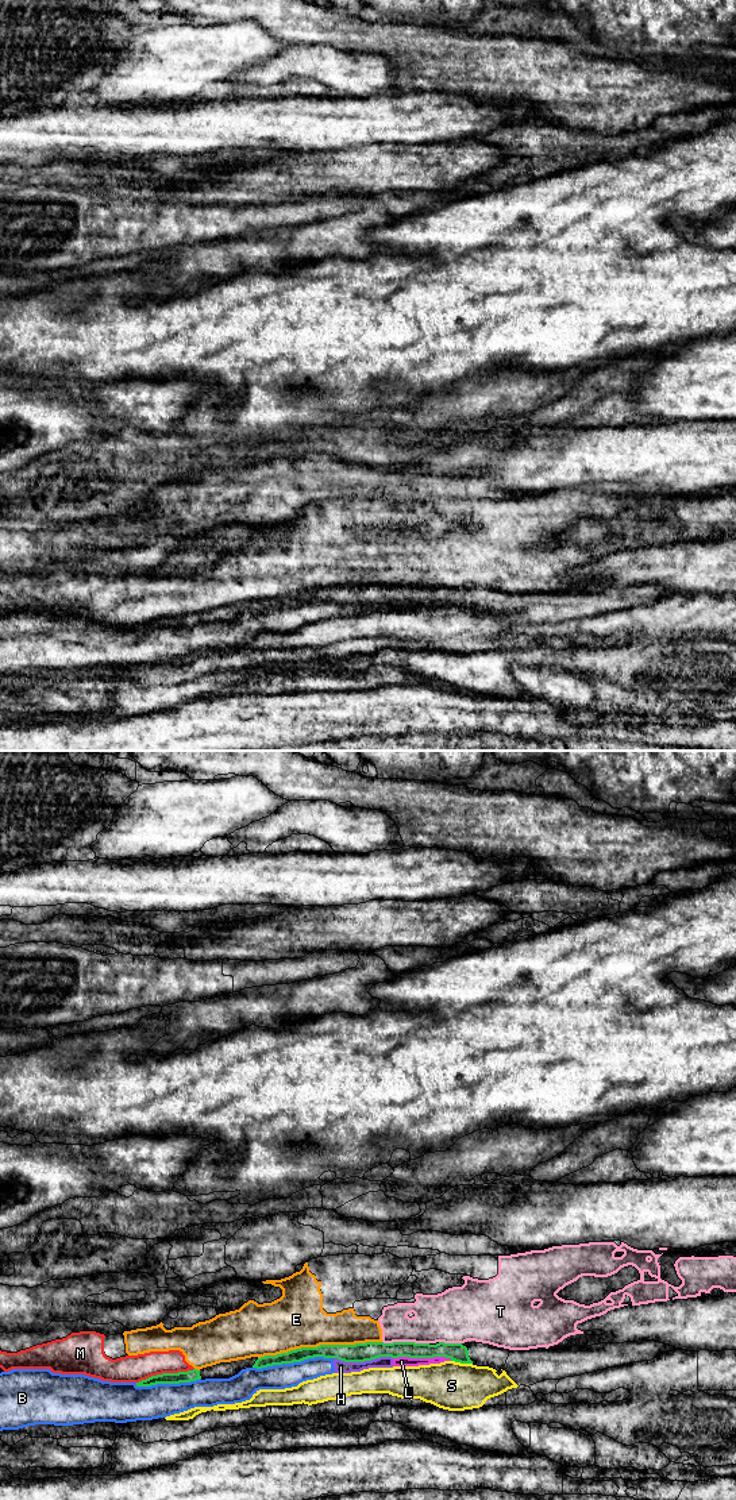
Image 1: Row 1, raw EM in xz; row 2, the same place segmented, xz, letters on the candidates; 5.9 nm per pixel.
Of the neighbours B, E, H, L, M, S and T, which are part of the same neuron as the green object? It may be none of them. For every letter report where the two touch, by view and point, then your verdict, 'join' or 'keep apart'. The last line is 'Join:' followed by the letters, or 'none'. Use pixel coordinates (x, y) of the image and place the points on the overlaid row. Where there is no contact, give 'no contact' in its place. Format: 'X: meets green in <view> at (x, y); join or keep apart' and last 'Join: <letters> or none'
B: meets green in xz at (292, 1362); keep apart
E: meets green in xz at (320, 1345); keep apart
H: meets green in xz at (363, 1361); keep apart
L: meets green in xz at (423, 1357); keep apart
M: meets green in xz at (165, 1373); keep apart
S: meets green in xz at (461, 1362); keep apart
T: meets green in xz at (405, 1342); keep apart
Join: none

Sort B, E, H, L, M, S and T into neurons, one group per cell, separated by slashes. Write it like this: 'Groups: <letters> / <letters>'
Groups: B H L / E M T / S

